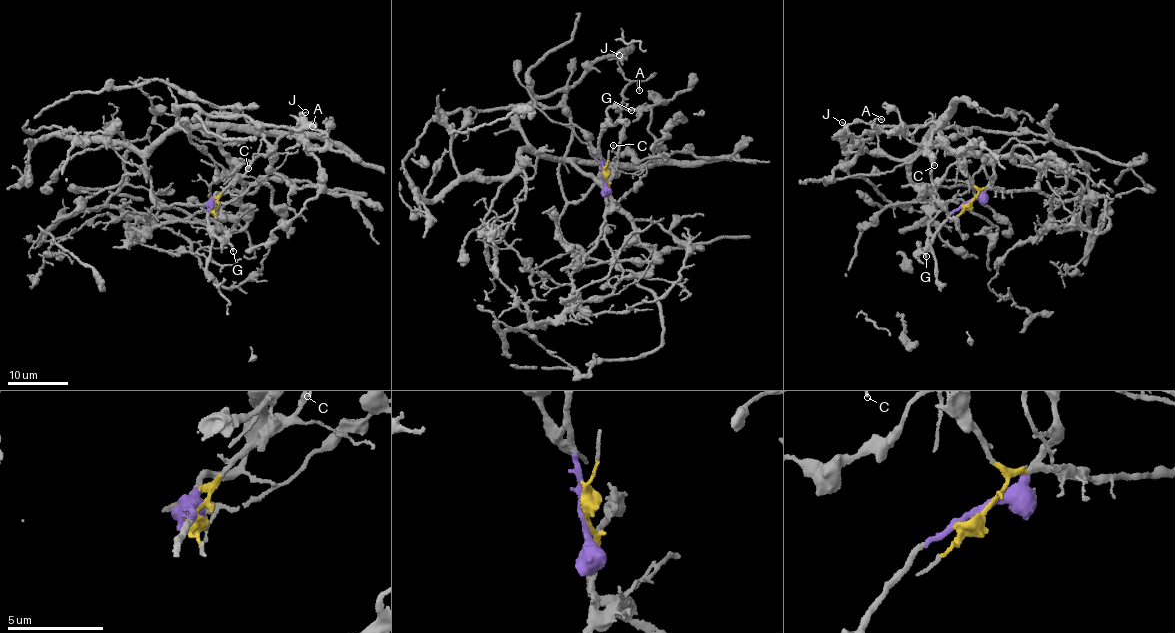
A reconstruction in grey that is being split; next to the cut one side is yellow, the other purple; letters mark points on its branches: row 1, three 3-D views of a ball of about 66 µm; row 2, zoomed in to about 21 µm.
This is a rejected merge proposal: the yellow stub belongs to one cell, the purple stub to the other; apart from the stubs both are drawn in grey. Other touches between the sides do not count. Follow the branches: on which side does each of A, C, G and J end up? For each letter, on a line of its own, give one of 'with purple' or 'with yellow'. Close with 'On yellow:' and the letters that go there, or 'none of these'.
A: with yellow
C: with yellow
G: with purple
J: with yellow
On yellow: A, C, J

